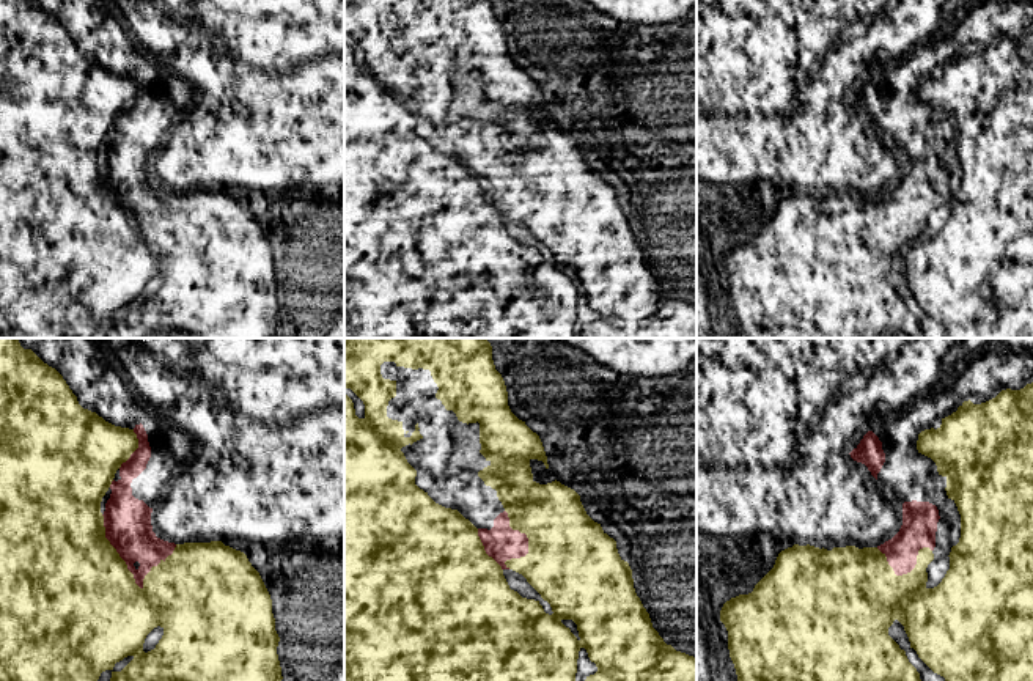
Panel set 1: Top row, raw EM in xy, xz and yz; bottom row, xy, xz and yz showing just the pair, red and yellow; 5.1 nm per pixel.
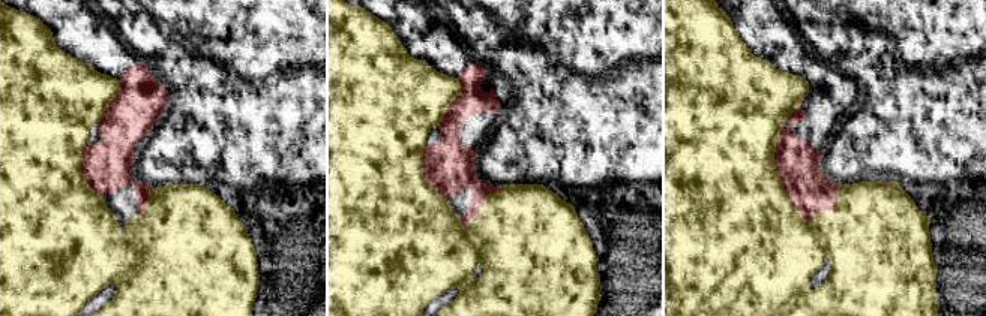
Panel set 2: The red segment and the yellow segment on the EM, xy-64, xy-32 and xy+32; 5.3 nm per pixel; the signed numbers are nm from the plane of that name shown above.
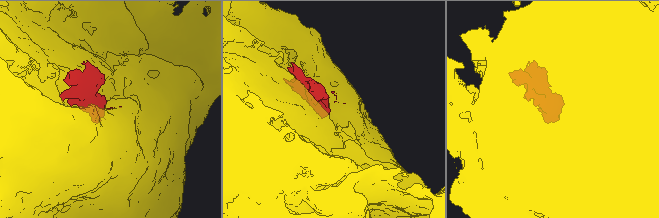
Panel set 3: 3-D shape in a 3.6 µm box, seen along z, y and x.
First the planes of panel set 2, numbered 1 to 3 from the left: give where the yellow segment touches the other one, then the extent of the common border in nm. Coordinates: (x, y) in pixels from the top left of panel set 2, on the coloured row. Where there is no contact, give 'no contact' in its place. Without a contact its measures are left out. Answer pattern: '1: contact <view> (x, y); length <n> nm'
1: contact xy-64 (81, 171); length 300 nm
2: contact xy-32 (483, 204); length 300 nm
3: contact xy+32 (778, 174); length 550 nm

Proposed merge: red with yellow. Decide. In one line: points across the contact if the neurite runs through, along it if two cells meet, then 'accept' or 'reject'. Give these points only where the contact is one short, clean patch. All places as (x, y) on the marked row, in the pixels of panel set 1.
accept

